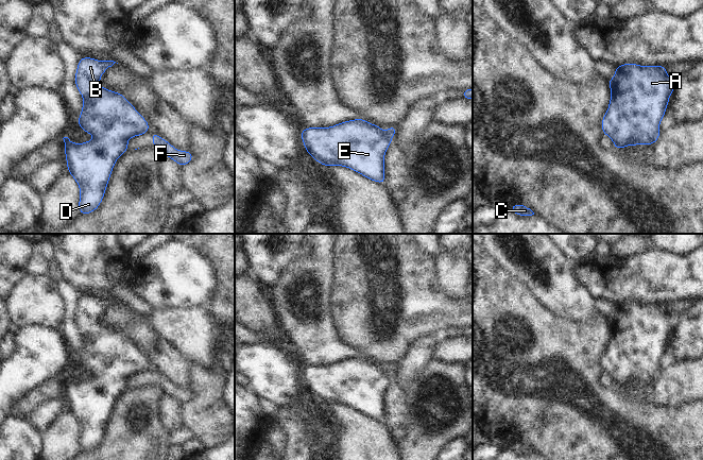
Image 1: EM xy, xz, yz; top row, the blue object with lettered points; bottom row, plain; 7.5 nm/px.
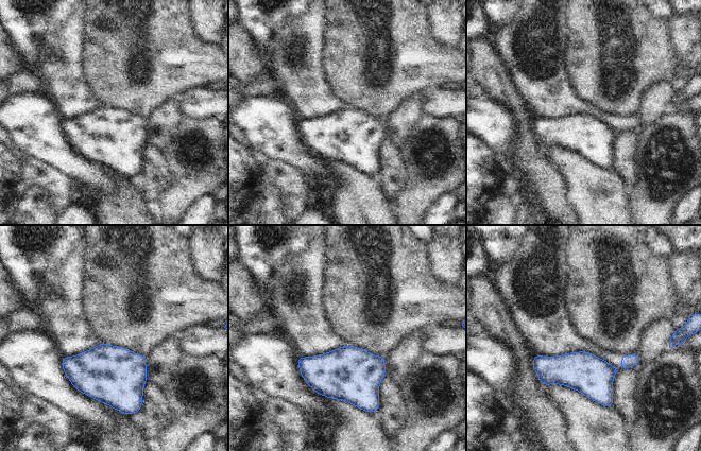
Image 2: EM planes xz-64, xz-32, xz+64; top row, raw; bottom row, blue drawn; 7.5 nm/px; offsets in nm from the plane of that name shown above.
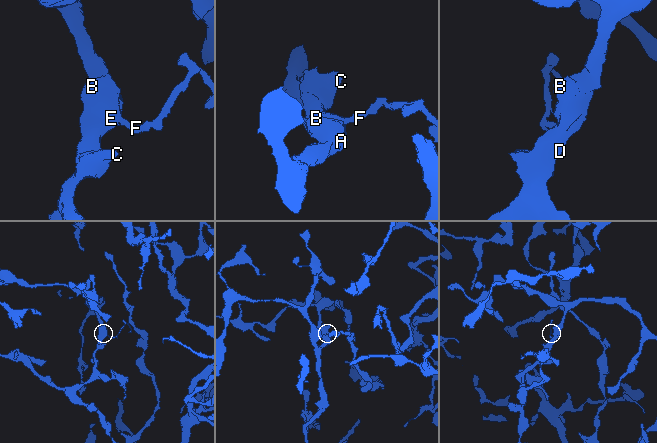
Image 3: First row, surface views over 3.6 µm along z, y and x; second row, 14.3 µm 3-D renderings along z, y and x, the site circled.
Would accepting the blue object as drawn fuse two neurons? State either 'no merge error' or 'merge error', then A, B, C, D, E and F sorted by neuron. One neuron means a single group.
merge error | A B C D E / F

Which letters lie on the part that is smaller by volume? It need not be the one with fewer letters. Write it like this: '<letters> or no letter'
F

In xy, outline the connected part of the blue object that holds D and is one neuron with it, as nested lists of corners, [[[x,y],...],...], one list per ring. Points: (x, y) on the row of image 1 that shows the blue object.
[[[82,56],[74,75],[74,83],[83,97],[76,122],[83,132],[95,136],[91,141],[83,143],[63,138],[67,171],[80,187],[80,215],[98,209],[117,159],[130,150],[128,139],[151,129],[121,92],[100,86],[100,78],[115,63]]]

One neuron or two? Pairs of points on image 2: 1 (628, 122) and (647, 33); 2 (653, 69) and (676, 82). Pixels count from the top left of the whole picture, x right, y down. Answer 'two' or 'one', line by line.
1: two
2: two

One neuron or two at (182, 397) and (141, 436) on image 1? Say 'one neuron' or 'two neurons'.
two neurons

